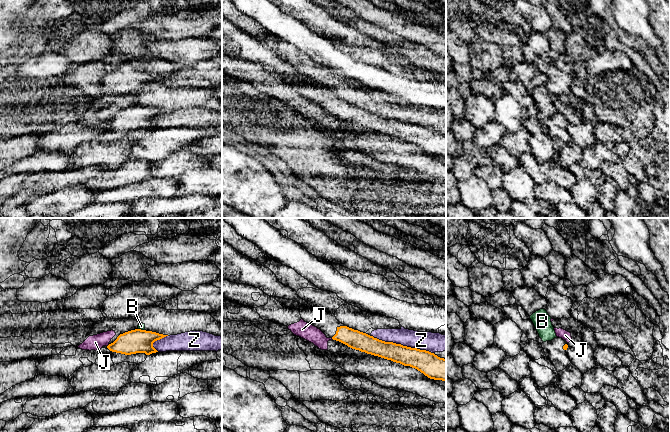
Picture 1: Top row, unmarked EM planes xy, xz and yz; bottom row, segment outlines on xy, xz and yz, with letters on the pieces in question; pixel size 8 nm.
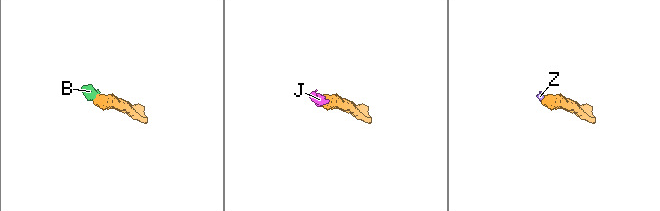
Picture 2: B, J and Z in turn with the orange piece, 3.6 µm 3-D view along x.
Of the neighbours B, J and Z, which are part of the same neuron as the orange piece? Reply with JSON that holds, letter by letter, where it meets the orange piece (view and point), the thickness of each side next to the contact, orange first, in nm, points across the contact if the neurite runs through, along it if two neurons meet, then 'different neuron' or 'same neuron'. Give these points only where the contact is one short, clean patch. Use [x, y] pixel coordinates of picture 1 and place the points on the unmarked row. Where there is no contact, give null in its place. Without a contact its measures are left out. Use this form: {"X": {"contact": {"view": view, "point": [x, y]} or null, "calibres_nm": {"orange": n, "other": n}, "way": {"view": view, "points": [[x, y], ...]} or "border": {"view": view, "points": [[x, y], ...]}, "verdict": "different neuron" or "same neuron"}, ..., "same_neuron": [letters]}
{"B": {"contact": {"view": "xy", "point": [140, 105]}, "calibres_nm": {"orange": 190, "other": 50}, "border": {"view": "xy", "points": [[138, 104], [143, 106]]}, "verdict": "different neuron"}, "J": {"contact": {"view": "xy", "point": [108, 121]}, "calibres_nm": {"orange": 190, "other": 120}, "border": {"view": "xy", "points": [[109, 120], [107, 122]]}, "verdict": "different neuron"}, "Z": {"contact": {"view": "xz", "point": [402, 121]}, "calibres_nm": {"orange": 180, "other": 160}, "verdict": "different neuron"}, "same_neuron": []}

